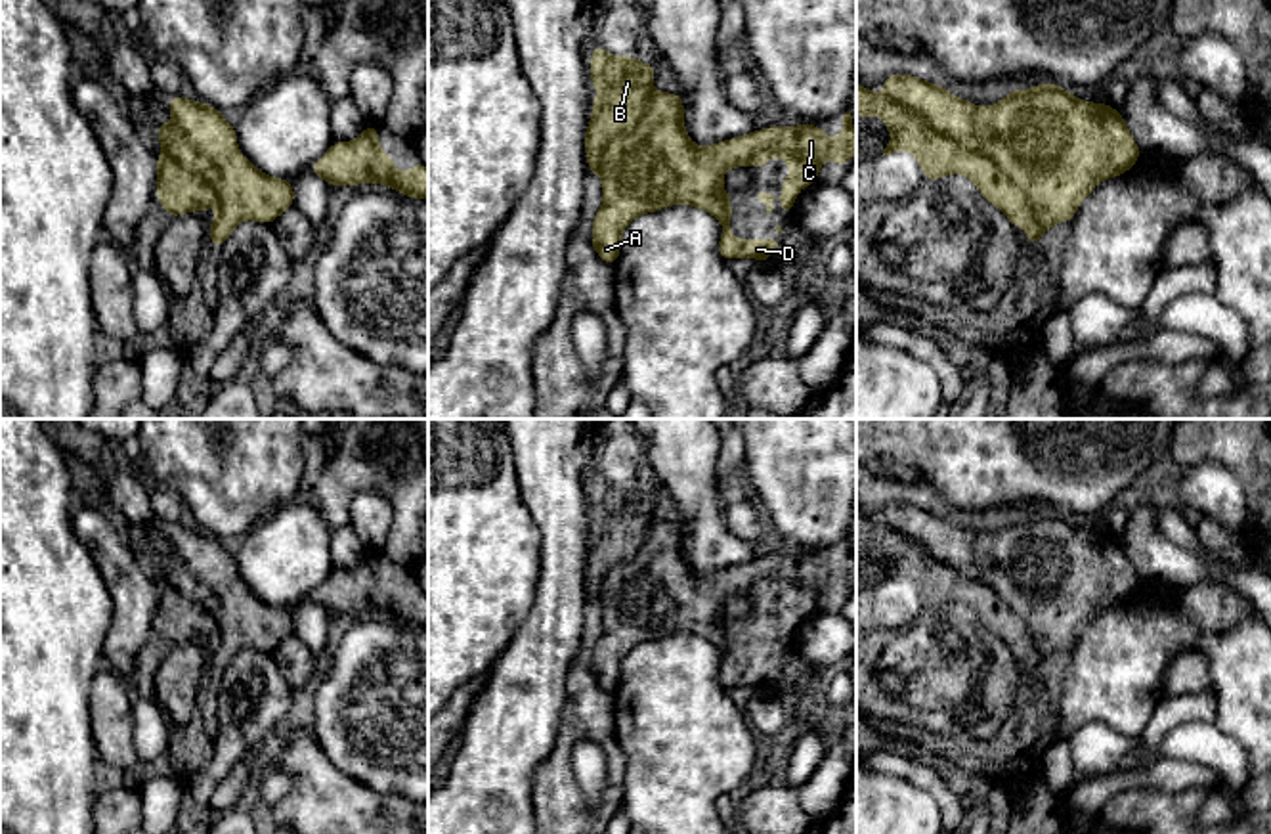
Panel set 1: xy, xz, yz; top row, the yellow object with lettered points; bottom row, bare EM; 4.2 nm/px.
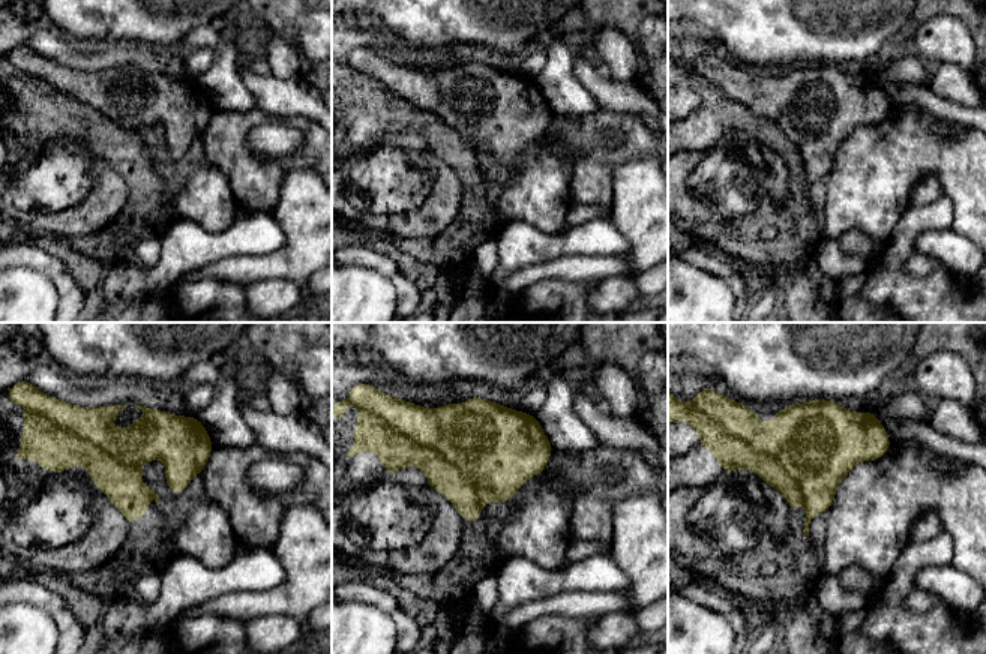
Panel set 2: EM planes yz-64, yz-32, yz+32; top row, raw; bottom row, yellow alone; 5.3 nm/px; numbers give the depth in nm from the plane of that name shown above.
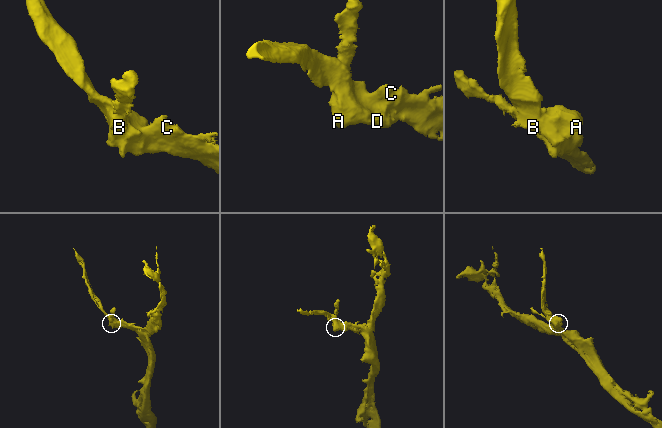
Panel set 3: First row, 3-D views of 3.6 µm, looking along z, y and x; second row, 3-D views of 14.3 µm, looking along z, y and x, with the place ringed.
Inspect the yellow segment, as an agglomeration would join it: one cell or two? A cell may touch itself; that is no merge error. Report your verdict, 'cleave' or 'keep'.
cleave

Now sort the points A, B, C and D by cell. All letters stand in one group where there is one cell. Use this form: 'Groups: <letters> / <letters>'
Groups: A C D / B

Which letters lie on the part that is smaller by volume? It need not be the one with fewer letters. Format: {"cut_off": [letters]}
{"cut_off": ["B"]}

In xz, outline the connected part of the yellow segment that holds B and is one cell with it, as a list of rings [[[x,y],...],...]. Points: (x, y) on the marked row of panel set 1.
[[[600,42],[592,46],[591,80],[600,90],[592,98],[592,117],[585,130],[587,166],[596,172],[610,140],[633,130],[642,117],[646,98],[654,90],[656,65],[633,55],[610,55]]]

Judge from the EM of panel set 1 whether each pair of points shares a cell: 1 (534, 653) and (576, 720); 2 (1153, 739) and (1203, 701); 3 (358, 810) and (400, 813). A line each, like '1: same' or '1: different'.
1: different
2: same
3: same

